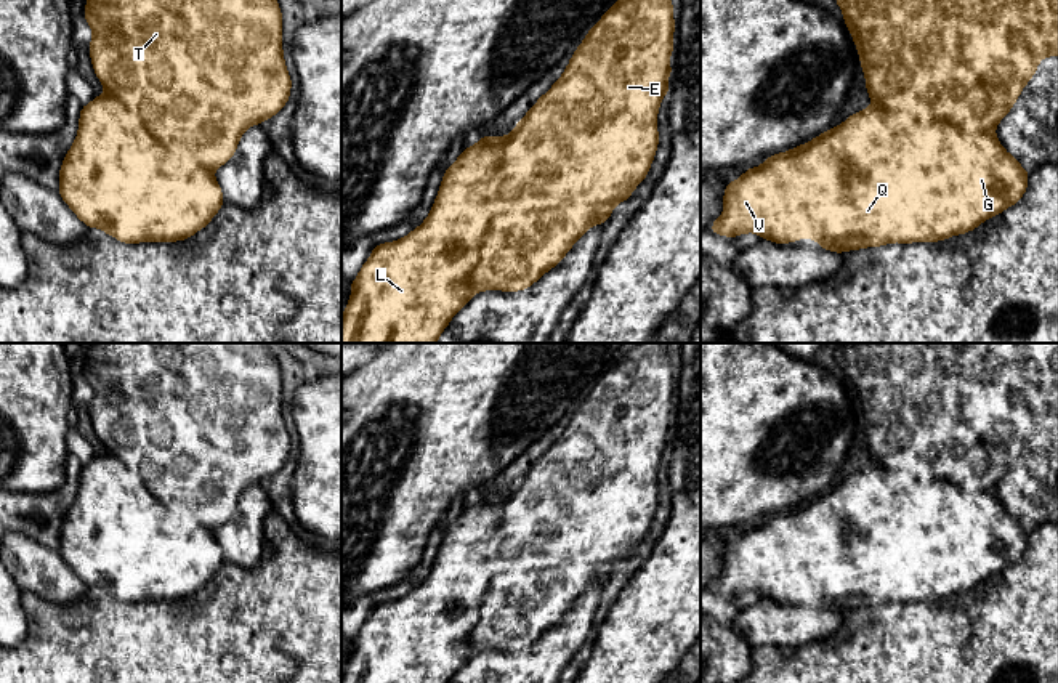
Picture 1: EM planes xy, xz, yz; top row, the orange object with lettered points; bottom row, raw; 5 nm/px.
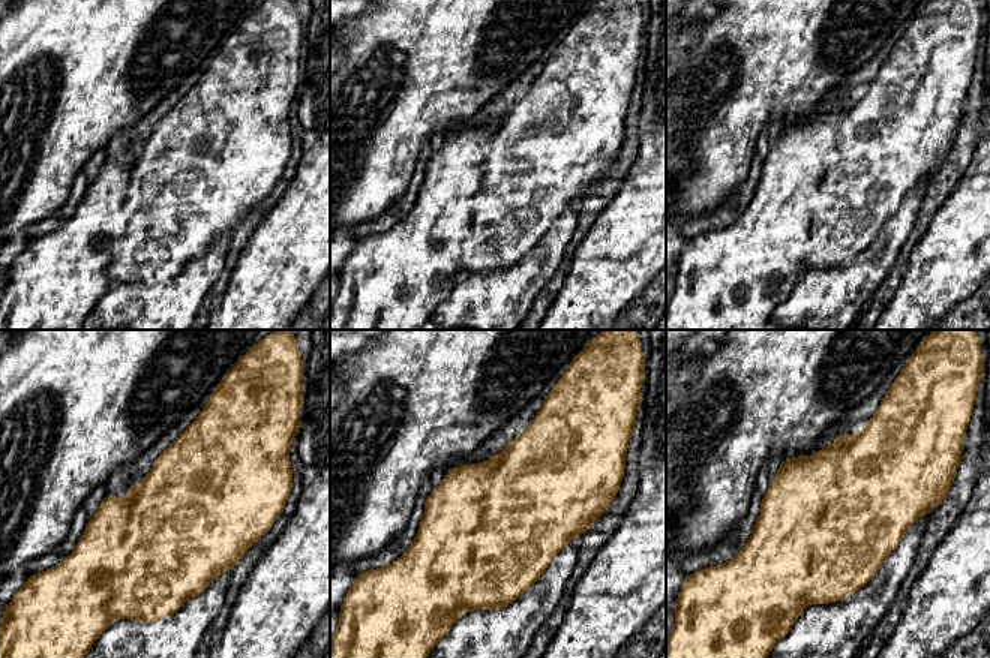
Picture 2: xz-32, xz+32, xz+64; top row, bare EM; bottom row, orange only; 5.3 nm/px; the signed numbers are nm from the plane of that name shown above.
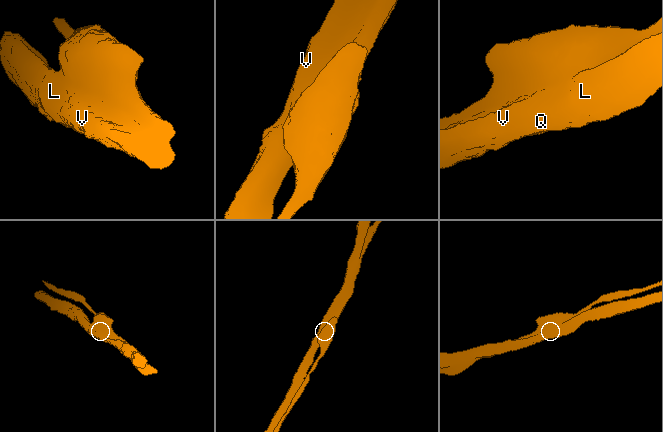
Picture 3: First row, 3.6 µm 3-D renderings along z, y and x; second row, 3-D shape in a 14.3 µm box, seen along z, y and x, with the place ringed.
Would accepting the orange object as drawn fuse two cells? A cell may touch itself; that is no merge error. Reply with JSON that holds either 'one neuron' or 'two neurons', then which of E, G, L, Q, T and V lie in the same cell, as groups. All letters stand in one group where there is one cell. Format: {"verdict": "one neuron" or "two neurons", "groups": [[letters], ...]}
{"verdict": "two neurons", "groups": [["E", "T"], ["G", "L", "Q", "V"]]}

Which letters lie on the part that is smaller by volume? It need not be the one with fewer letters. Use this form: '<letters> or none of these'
E, T

